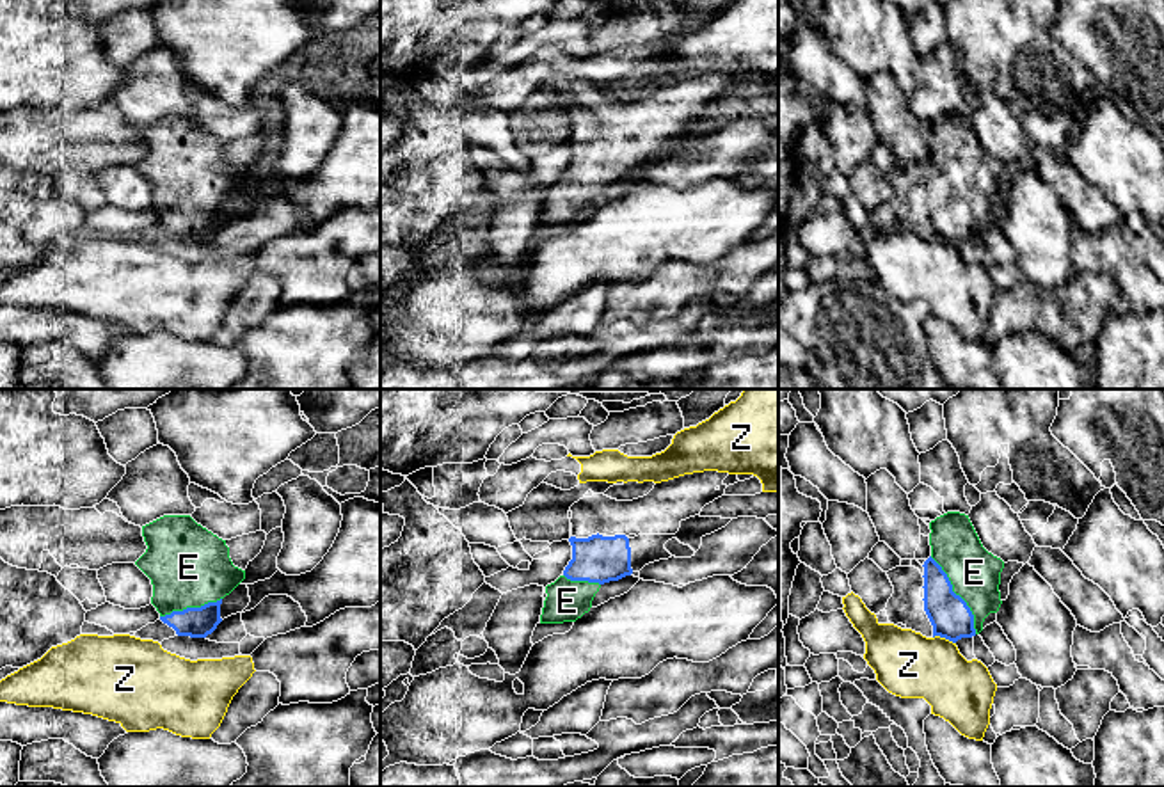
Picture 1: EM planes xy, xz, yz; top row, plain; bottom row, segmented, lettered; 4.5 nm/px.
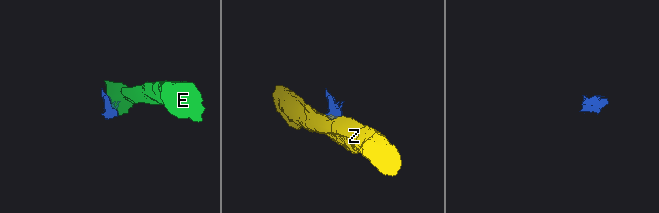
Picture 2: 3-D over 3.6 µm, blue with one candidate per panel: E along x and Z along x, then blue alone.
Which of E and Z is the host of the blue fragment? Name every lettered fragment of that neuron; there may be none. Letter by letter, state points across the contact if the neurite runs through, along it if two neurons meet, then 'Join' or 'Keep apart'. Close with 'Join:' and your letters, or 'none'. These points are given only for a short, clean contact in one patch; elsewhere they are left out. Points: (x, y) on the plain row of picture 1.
E: Path across: yz (951, 221), (958, 198), (960, 189), (974, 174). Join
Z: Boundary: yz (933, 238), (944, 238), (955, 246). Keep apart
Join: E

